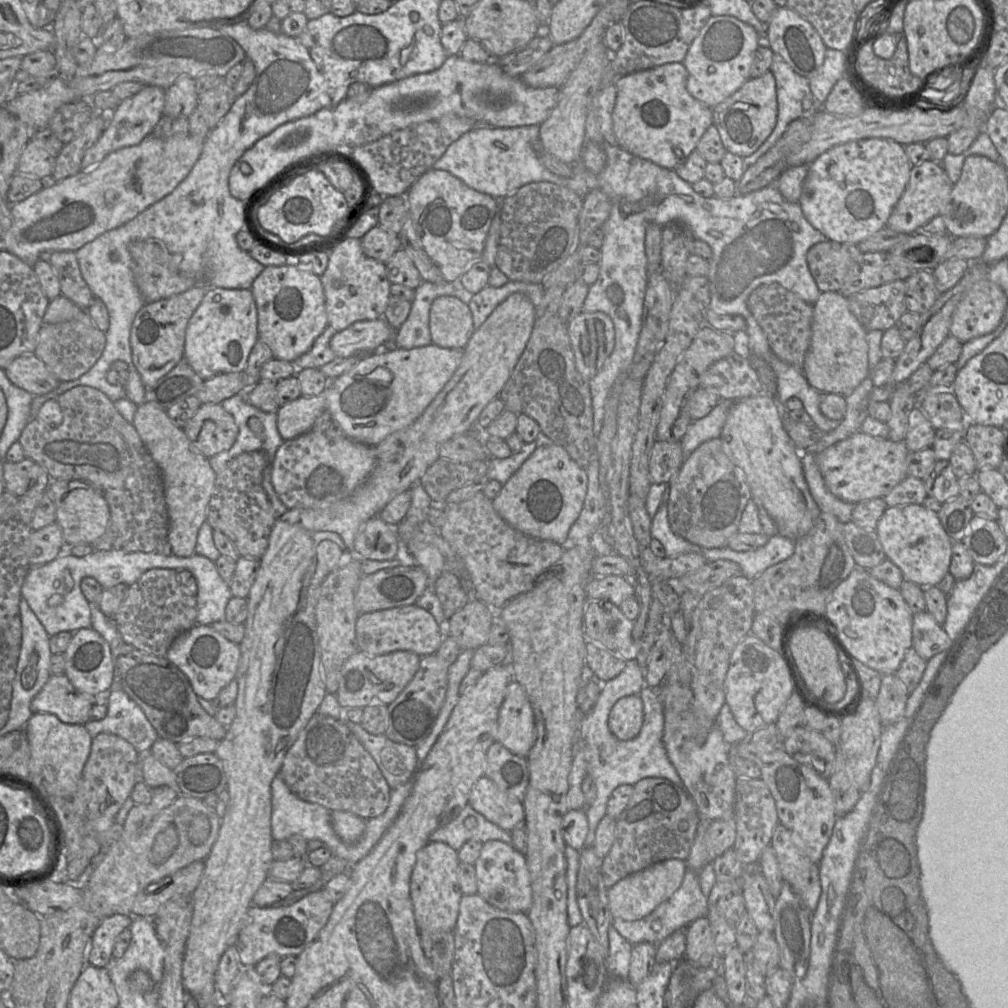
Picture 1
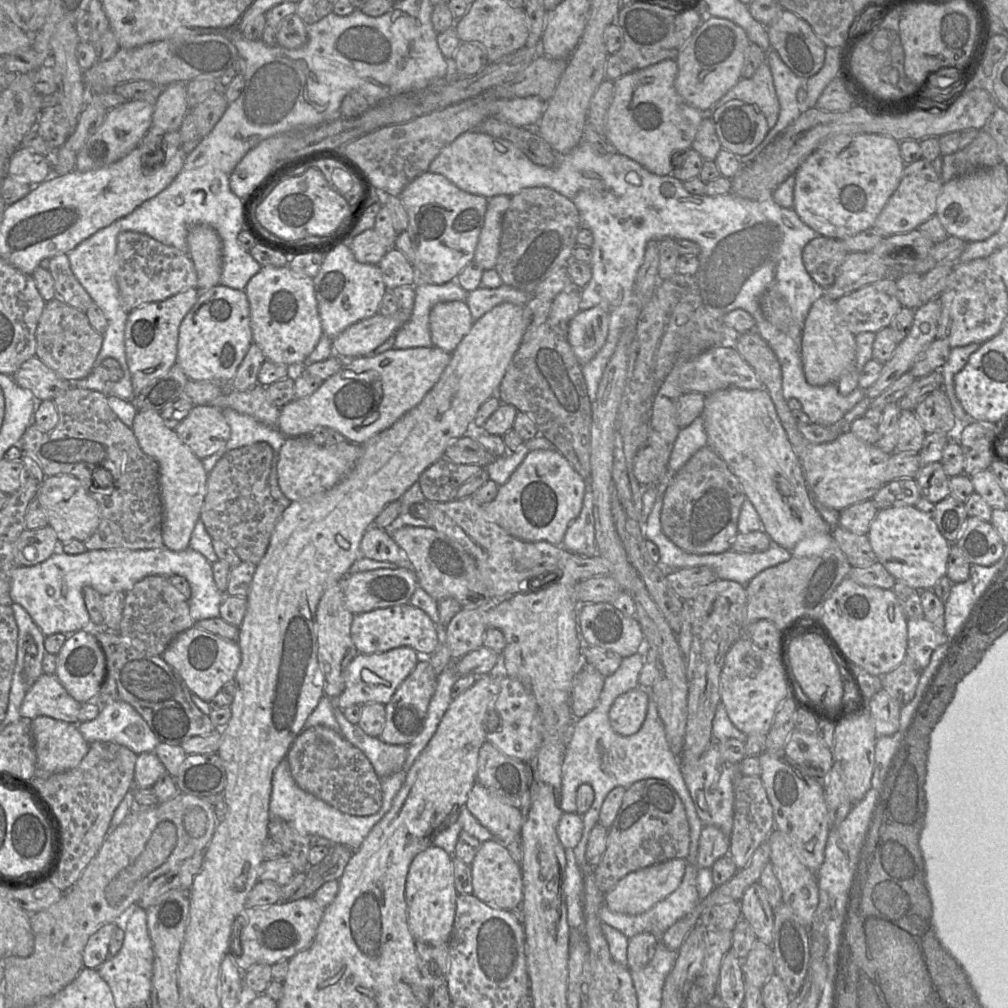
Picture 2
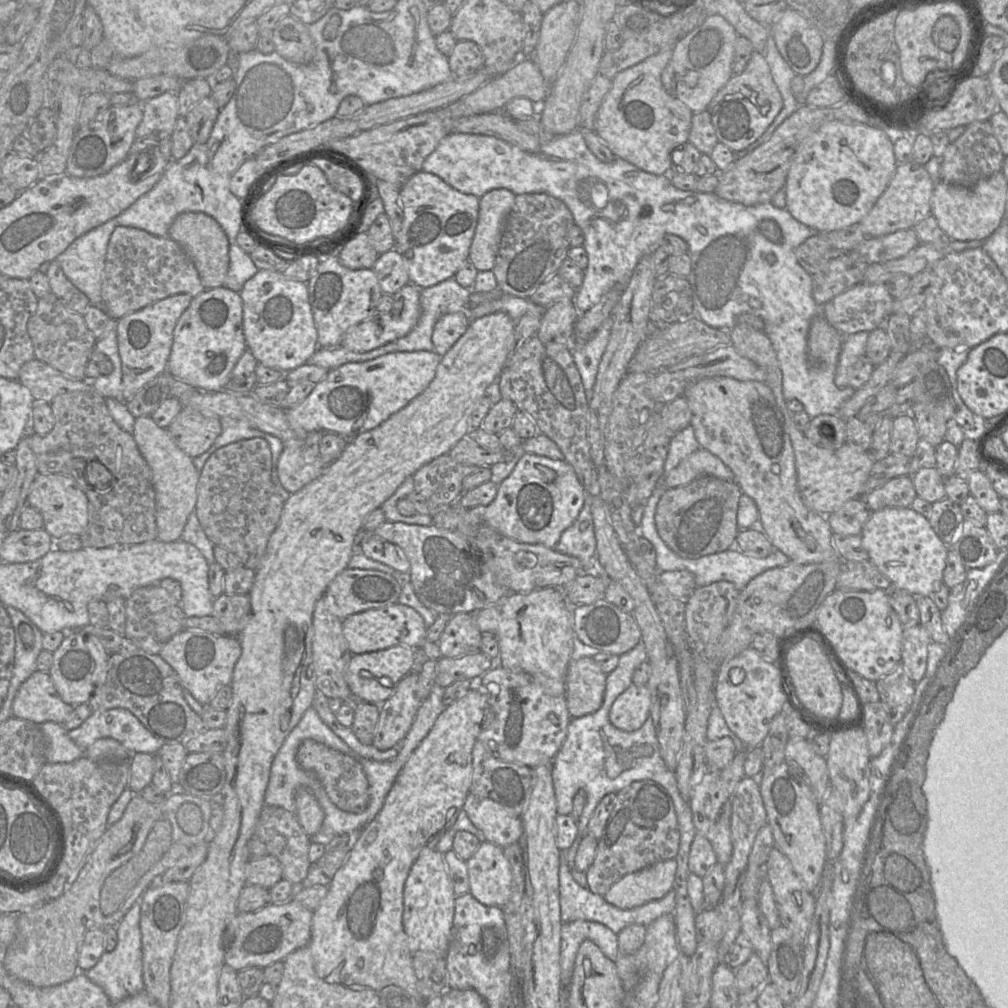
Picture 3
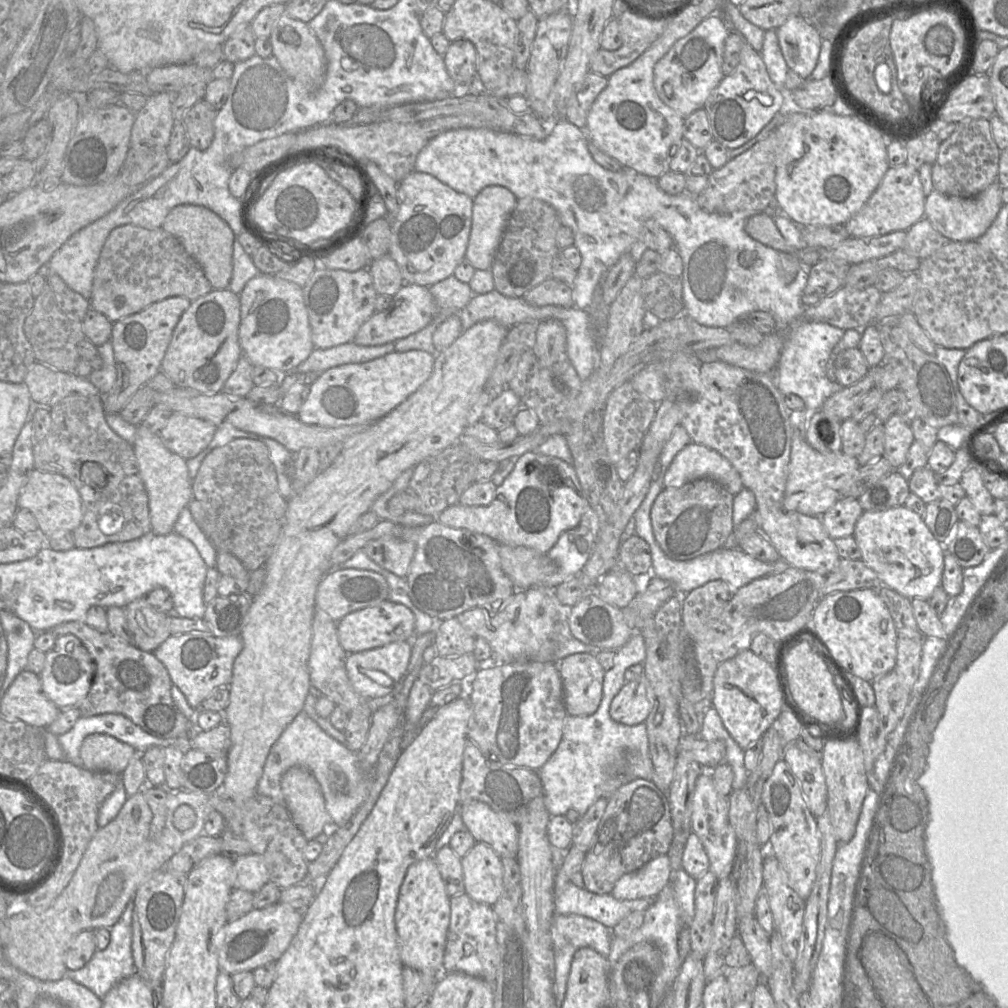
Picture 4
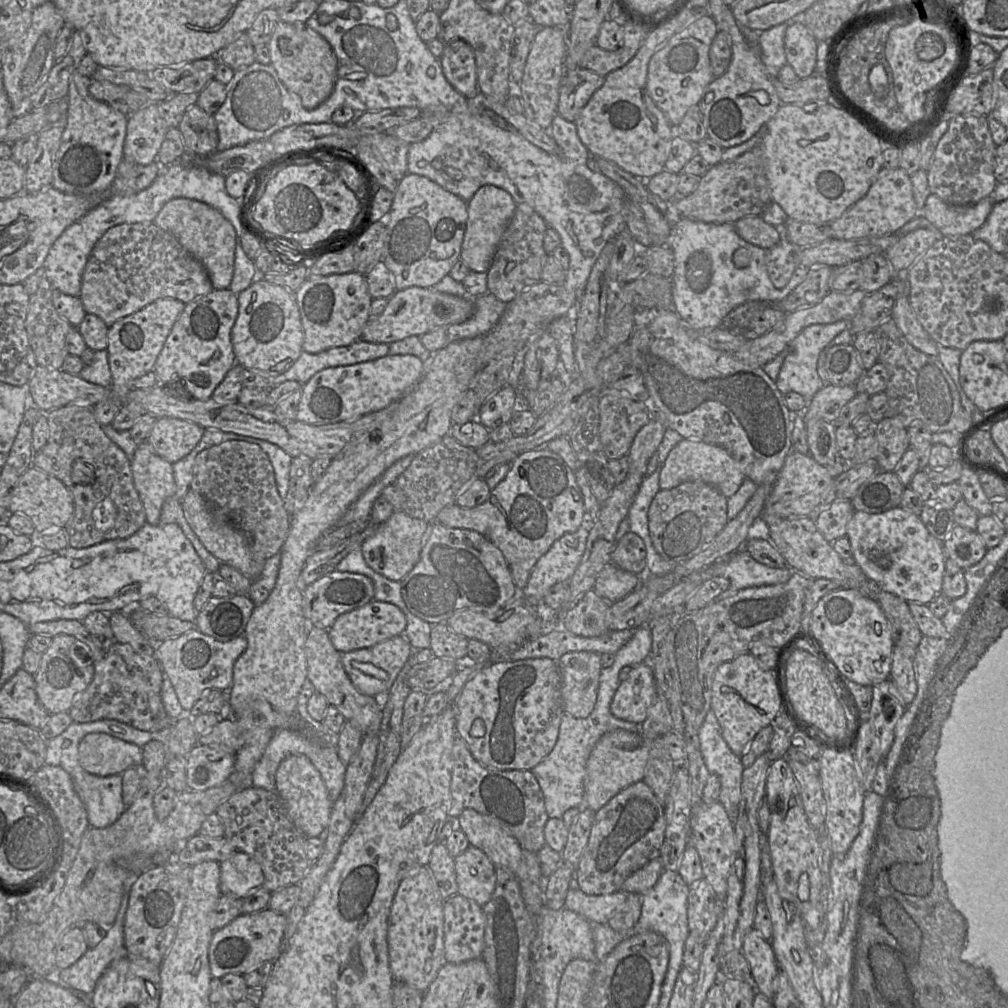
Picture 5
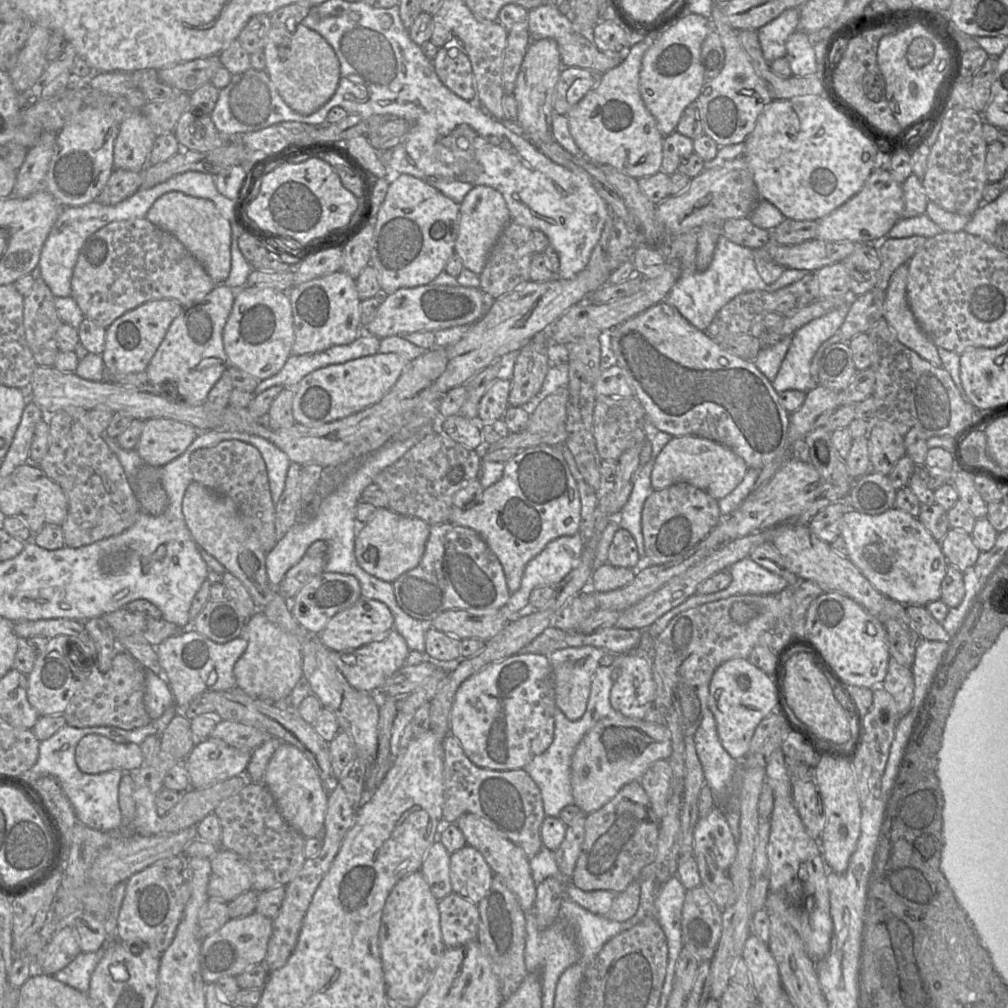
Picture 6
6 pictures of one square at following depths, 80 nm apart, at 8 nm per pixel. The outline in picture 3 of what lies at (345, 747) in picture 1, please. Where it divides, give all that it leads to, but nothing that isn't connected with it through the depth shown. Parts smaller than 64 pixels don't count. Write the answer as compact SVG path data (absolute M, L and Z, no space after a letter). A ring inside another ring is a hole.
M305 739L298 748L296 760L303 770L316 775L329 799L339 809L351 813L361 813L367 808L369 783L357 758L343 754L312 739Z

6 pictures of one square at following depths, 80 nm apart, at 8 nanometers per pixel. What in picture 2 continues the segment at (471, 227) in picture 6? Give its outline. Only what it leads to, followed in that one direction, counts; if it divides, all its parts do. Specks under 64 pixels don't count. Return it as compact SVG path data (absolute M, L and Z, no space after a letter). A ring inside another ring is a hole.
M497 195L488 199L487 211L479 235L474 261L484 270L495 269L502 236L502 223L511 196Z

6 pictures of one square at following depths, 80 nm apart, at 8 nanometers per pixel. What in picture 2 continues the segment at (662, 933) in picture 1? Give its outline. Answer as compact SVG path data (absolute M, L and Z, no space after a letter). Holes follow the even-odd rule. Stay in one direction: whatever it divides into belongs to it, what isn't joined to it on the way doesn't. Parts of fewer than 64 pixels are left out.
M686 863L684 876L677 889L644 913L637 915L616 913L604 904L599 911L601 921L617 929L628 939L639 933L650 933L660 939L673 924L689 914L701 901L697 890L698 869L697 865Z

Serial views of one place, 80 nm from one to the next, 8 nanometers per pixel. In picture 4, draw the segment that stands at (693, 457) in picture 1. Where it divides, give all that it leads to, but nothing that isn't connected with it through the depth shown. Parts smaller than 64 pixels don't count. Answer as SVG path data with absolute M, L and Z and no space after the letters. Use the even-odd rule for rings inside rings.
M700 478L681 487L665 488L655 499L651 511L654 537L671 559L687 560L724 546L734 530L734 496L719 482Z

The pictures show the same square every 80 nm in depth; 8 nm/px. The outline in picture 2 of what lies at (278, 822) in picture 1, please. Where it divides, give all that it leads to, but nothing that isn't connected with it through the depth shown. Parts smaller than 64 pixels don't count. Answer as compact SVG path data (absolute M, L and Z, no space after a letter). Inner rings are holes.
M287 758L281 760L275 768L269 802L270 818L280 818L294 827L301 835L311 837L314 835L329 839L332 843L344 844L356 851L372 828L390 810L397 792L402 787L408 771L399 771L387 777L381 777L383 792L382 806L380 810L370 816L353 816L339 811L323 800L305 792L293 779Z

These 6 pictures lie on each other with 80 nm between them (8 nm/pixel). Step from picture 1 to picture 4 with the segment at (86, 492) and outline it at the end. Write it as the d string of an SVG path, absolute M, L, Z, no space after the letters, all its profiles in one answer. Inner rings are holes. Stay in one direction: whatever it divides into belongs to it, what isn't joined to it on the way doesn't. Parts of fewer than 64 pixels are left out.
M34 469L18 497L18 509L29 510L36 518L39 529L48 537L72 532L83 517L82 501L74 484L65 476Z

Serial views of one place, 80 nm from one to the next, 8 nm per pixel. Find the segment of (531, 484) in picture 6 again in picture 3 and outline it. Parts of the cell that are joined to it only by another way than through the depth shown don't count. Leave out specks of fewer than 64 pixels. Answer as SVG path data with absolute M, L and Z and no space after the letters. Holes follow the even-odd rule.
M524 453L512 473L498 485L495 499L487 506L470 508L469 512L476 514L482 521L506 537L522 543L542 544L553 548L558 543L562 533L577 519L585 500L585 489L573 467L567 461Z

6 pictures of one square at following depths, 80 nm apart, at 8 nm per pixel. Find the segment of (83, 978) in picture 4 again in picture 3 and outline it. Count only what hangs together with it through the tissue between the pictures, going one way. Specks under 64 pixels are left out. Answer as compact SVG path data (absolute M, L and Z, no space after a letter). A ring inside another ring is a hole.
M138 897L132 907L116 926L117 944L115 948L105 951L99 961L91 969L84 971L85 975L100 986L112 1003L144 991L142 978L142 944L140 921L141 898Z

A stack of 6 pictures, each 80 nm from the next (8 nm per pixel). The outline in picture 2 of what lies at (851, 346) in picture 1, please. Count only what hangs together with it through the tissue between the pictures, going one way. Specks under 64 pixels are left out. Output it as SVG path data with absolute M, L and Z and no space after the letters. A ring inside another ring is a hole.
M820 294L812 304L802 333L802 365L806 381L813 386L837 383L845 373L856 368L855 335L844 323L836 301Z

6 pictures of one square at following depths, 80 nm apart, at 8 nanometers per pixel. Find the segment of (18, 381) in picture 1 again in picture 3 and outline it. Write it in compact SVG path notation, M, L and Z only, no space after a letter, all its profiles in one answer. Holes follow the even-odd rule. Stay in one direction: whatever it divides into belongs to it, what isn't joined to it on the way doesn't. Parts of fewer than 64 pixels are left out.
M34 358L21 367L17 381L29 390L36 402L51 403L58 395L84 392L93 388L89 380L94 379L71 379Z

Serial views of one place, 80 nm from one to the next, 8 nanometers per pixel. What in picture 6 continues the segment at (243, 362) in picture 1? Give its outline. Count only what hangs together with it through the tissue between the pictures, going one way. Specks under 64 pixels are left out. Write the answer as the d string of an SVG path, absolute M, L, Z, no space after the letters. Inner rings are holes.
M225 283L217 284L199 302L183 308L171 323L145 371L150 384L162 386L169 397L191 406L199 406L206 401L212 387L229 367L223 344L223 330L236 291Z

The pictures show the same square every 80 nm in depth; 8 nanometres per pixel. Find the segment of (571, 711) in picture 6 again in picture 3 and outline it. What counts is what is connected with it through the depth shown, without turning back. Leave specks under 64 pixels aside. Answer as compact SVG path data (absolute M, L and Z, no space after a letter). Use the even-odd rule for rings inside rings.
M590 656L573 658L568 665L565 686L568 711L572 718L596 712L603 701L605 674Z

